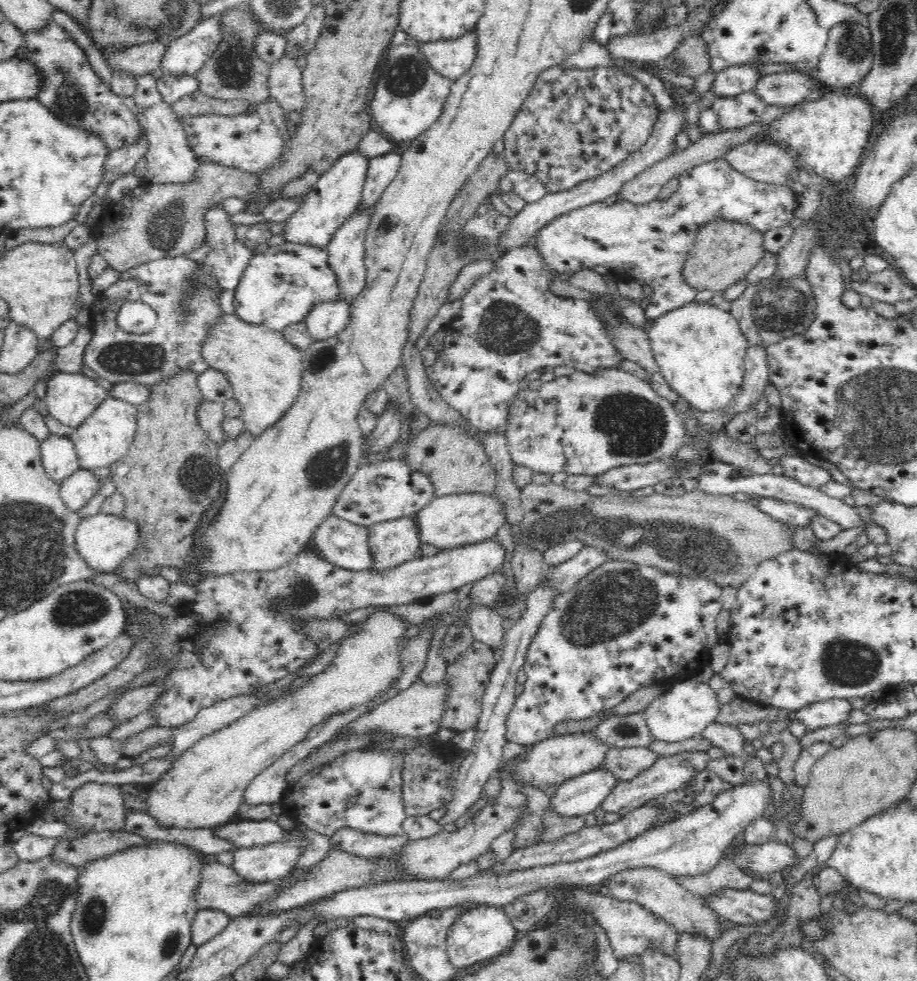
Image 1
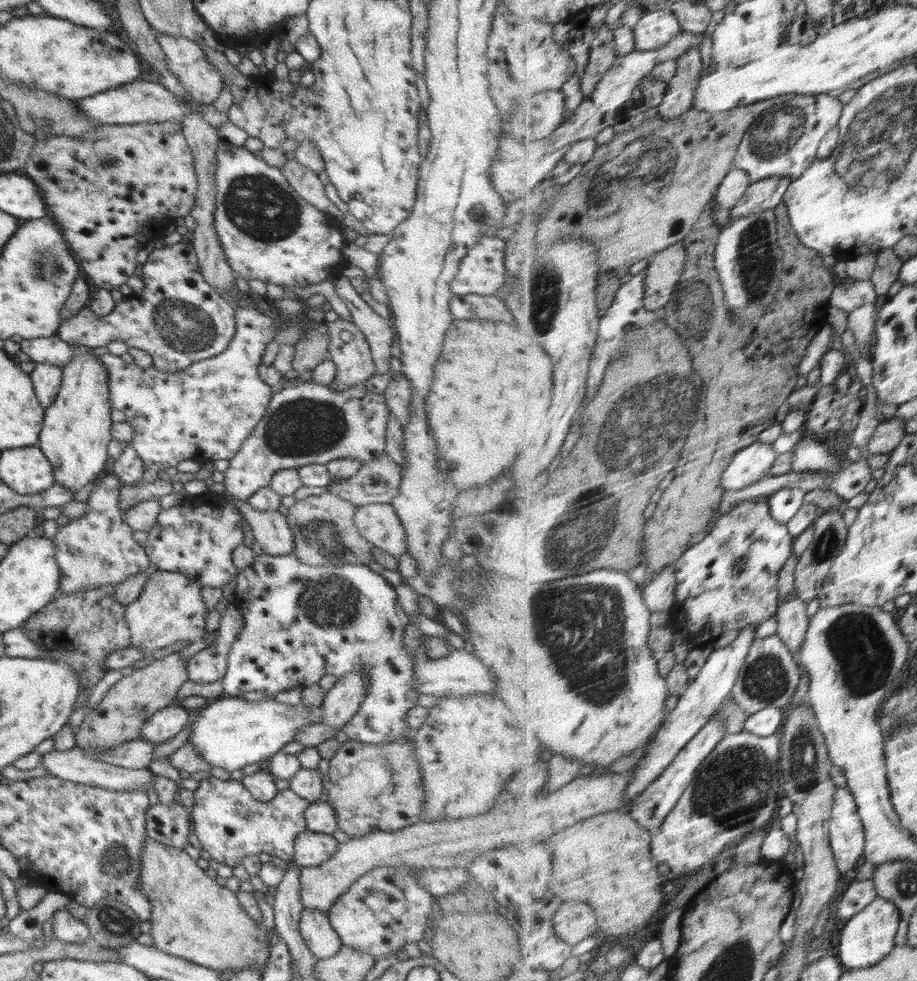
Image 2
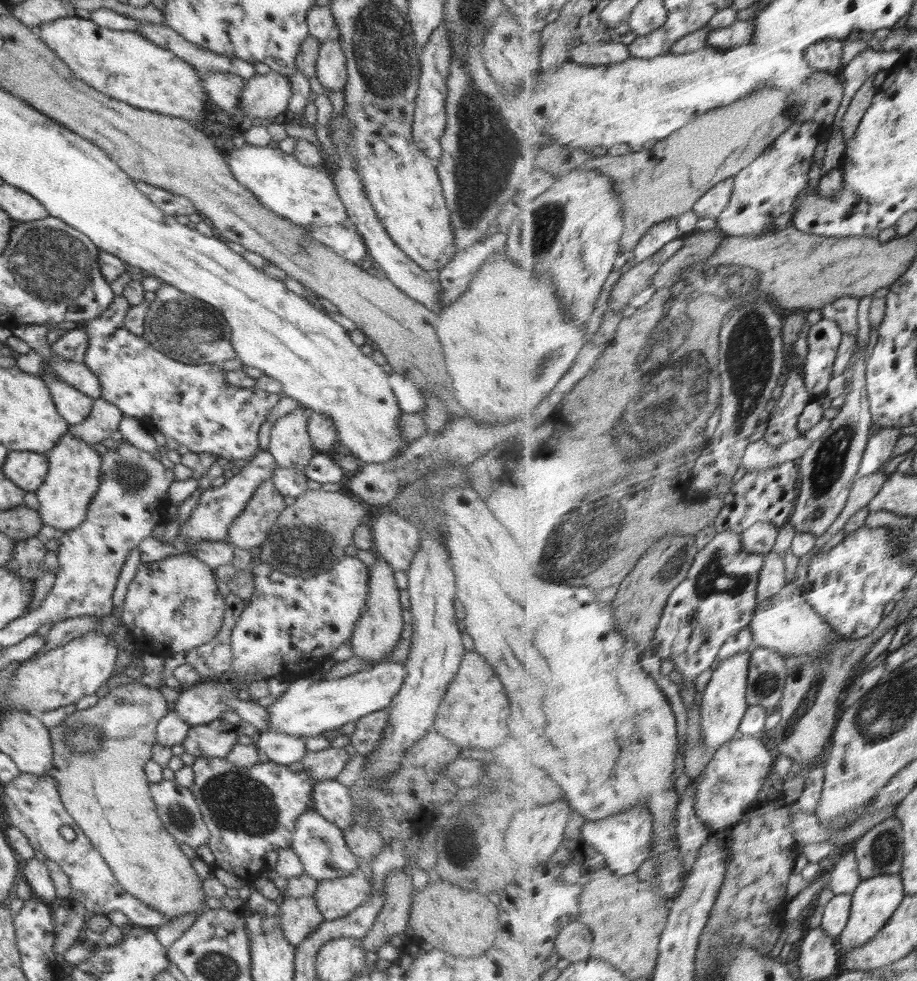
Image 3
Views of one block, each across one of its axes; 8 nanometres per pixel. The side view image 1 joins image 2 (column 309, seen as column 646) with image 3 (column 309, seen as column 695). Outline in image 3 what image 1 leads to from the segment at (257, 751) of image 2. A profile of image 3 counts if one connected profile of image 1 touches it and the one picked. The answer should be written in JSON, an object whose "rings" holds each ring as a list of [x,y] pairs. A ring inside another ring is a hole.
{"rings":[[[383,661],[344,679],[292,681],[275,702],[265,707],[268,710],[267,731],[298,739],[322,735],[332,730],[339,731],[348,722],[356,723],[370,712],[389,708],[406,676],[403,664]]]}

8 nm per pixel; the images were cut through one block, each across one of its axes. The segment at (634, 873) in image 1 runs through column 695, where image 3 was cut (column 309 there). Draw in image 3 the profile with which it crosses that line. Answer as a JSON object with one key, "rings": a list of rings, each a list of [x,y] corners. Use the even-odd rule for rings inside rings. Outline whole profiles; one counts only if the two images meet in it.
{"rings":[[[313,895],[286,897],[279,906],[280,924],[286,940],[297,947],[325,920],[316,906]]]}

